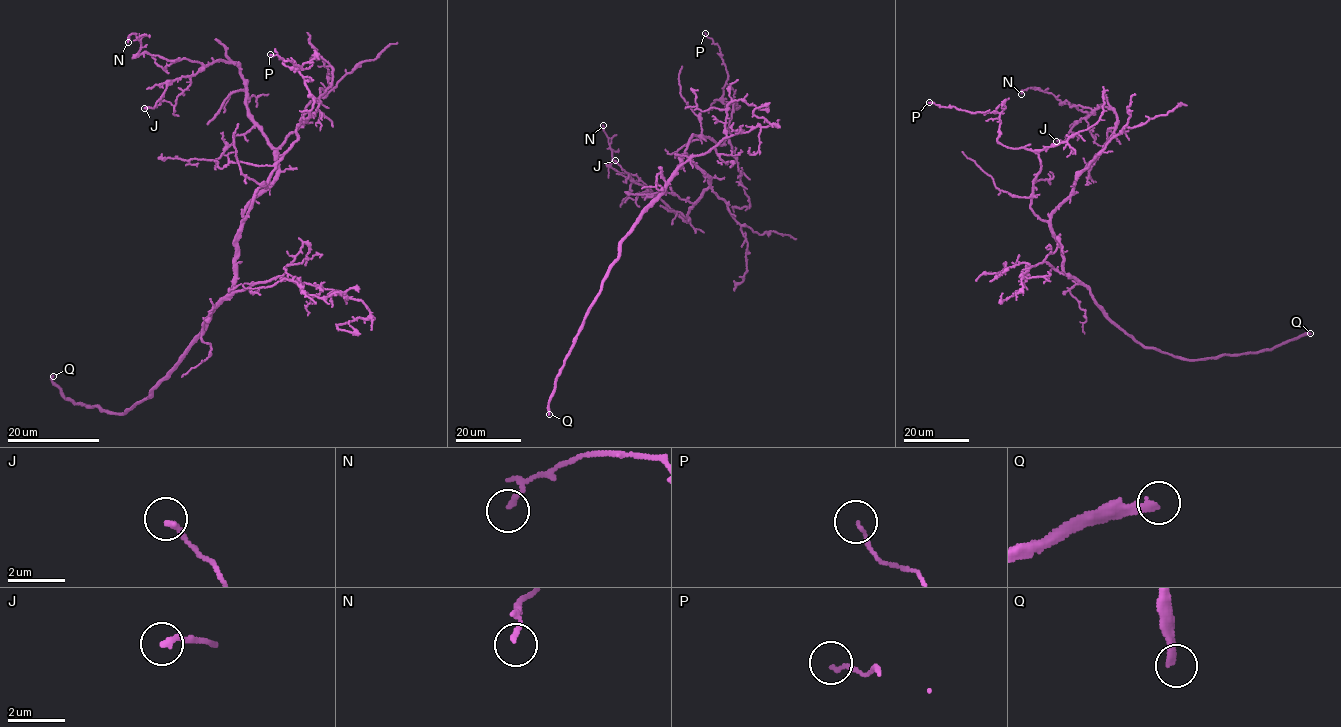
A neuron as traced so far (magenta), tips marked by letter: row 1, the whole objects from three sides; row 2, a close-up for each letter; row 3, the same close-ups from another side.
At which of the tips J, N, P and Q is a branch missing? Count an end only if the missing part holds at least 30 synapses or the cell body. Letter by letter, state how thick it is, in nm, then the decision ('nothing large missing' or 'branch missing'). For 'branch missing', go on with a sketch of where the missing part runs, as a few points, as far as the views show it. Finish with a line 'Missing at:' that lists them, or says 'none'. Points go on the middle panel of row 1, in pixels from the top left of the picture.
J: 220 nm thick; nothing large missing
N: 160 nm thick; nothing large missing
P: 120 nm thick; nothing large missing
Q: 260 nm thick; branch missing; missing branch runs (549, 414), (547, 437), (569, 439), (675, 327), (738, 323), (788, 301), (830, 197), (732, 190)
Missing at: Q

